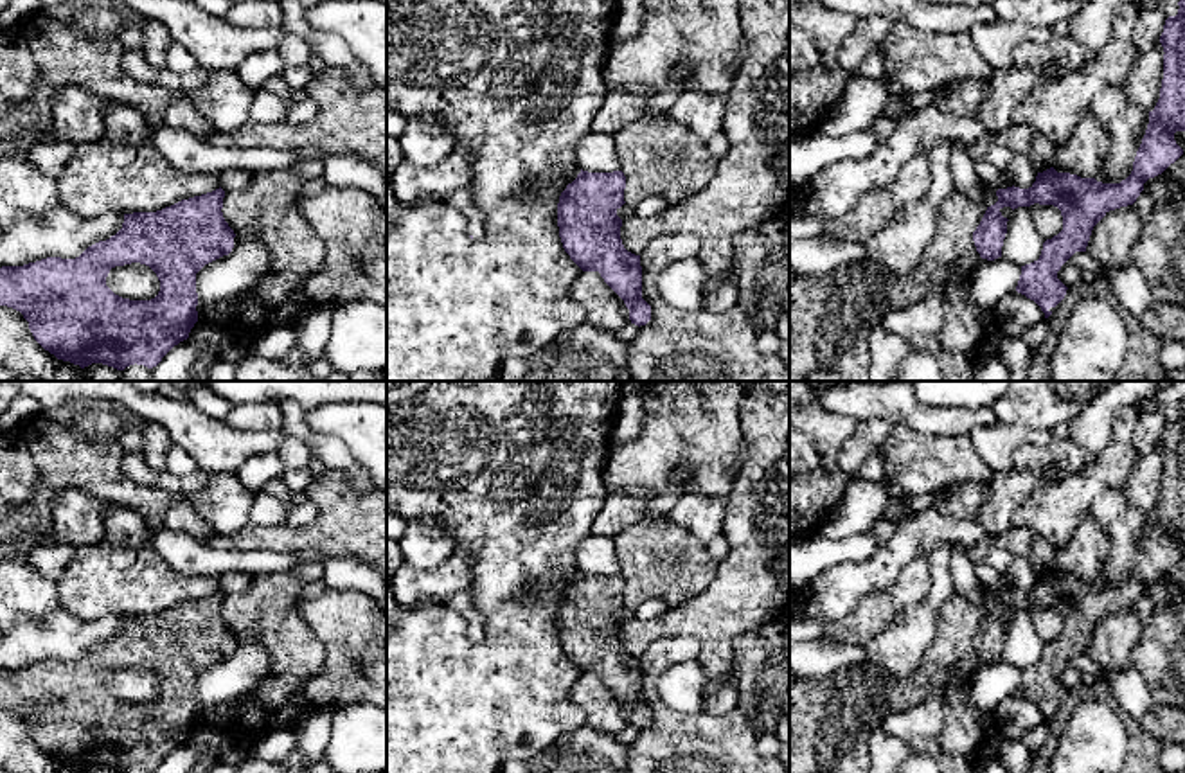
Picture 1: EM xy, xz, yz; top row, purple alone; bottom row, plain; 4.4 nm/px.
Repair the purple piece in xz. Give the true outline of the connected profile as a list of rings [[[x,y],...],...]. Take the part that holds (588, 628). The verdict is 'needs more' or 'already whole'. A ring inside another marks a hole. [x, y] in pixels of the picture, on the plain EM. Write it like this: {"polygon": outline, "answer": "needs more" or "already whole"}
{"polygon": [[[583,573],[566,588],[557,606],[557,629],[565,654],[583,674],[599,674],[604,685],[624,703],[629,723],[646,728],[651,723],[651,708],[642,701],[640,658],[628,654],[620,642],[622,622],[617,613],[624,604],[626,579],[622,573]]], "answer": "already whole"}

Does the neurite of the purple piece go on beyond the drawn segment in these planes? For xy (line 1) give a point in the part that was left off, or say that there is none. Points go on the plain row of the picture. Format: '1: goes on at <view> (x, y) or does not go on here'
1: does not go on here

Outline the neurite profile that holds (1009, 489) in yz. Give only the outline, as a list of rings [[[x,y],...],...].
[[[1018,469],[994,473],[989,484],[989,498],[975,520],[989,536],[1000,536],[1014,525],[1016,511],[1036,489],[1063,476],[1066,473],[1036,475]]]

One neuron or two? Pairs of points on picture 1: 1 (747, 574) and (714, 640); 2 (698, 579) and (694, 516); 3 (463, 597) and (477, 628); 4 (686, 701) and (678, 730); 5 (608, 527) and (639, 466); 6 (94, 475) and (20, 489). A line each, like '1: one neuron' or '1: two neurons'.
1: one neuron
2: two neurons
3: one neuron
4: two neurons
5: two neurons
6: two neurons

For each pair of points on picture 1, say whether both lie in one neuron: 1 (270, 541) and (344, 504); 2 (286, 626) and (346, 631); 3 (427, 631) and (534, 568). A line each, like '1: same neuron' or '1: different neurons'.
1: same neuron
2: different neurons
3: same neuron

